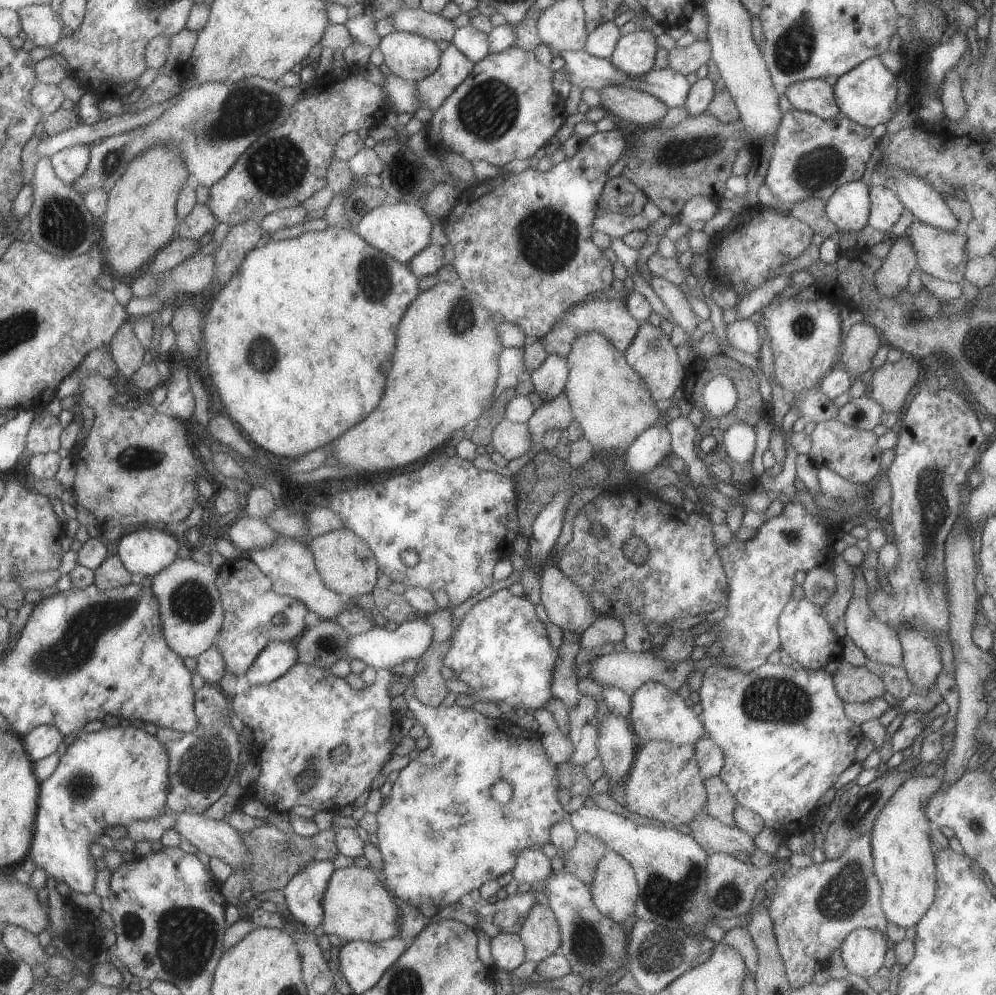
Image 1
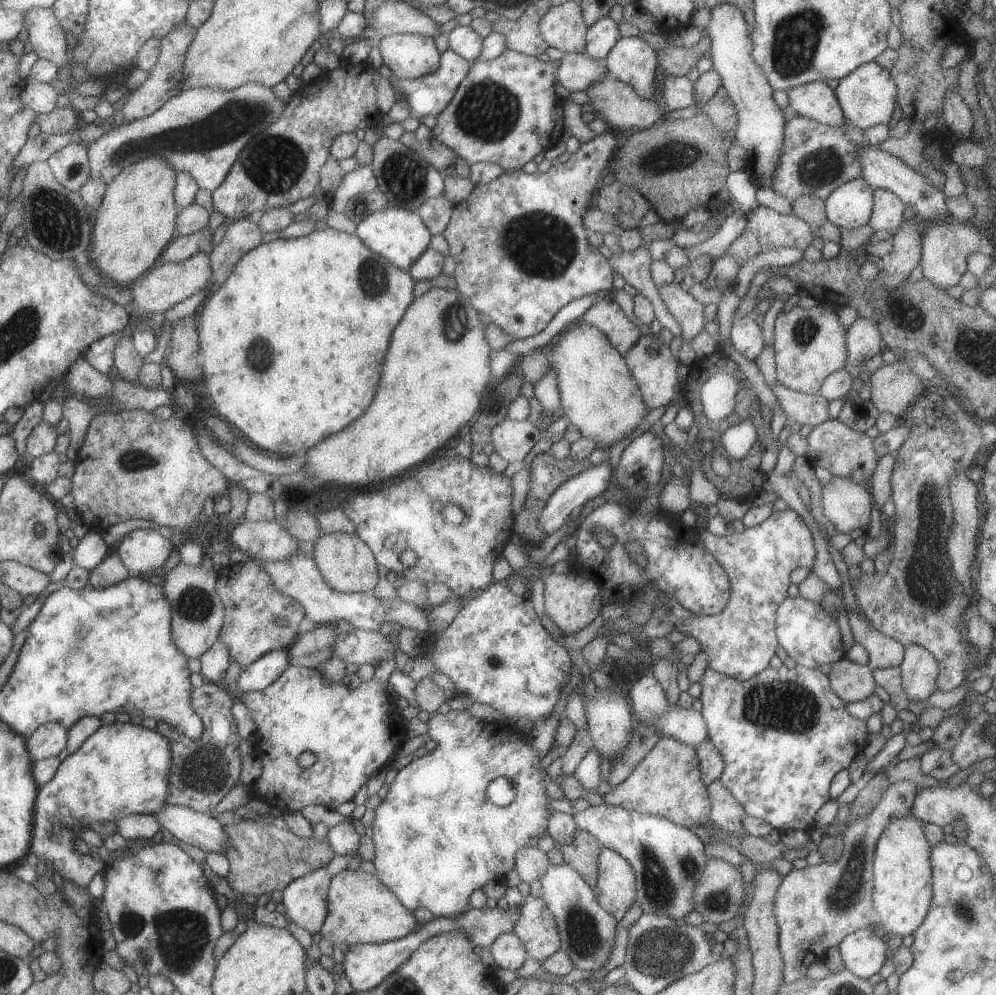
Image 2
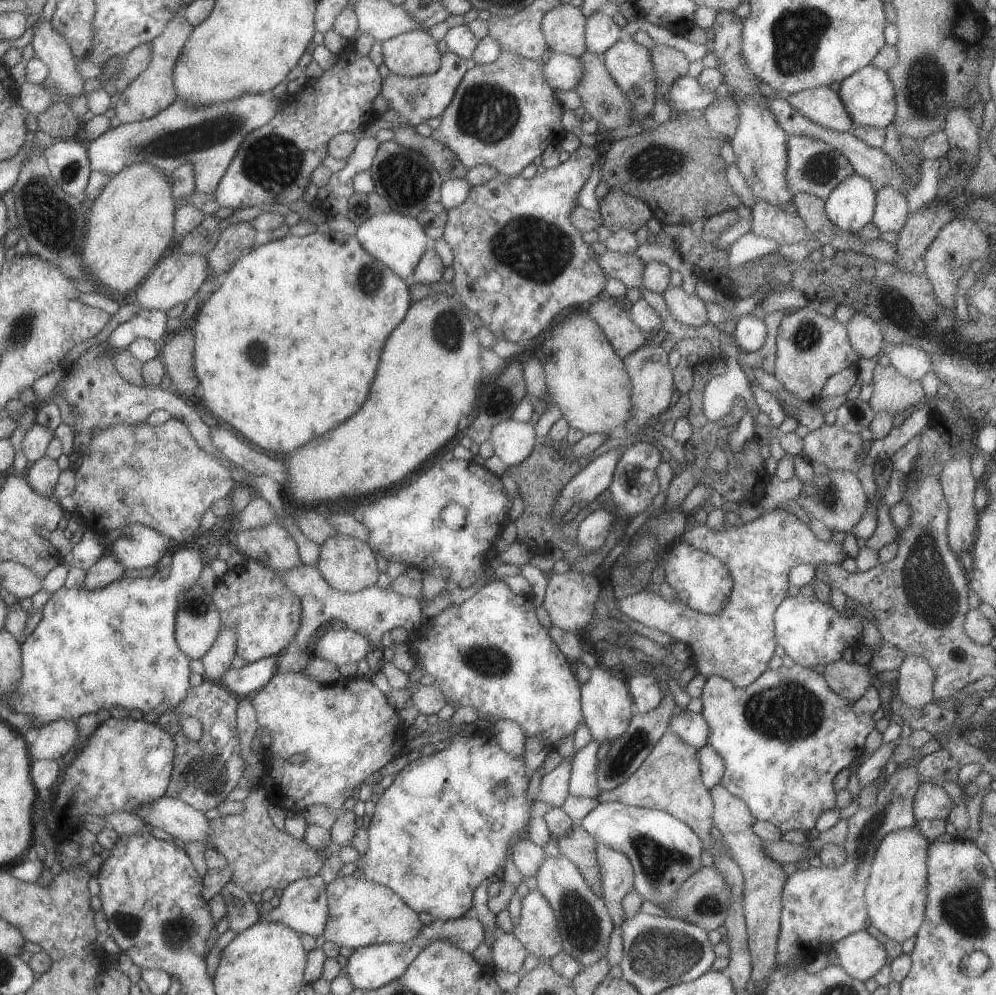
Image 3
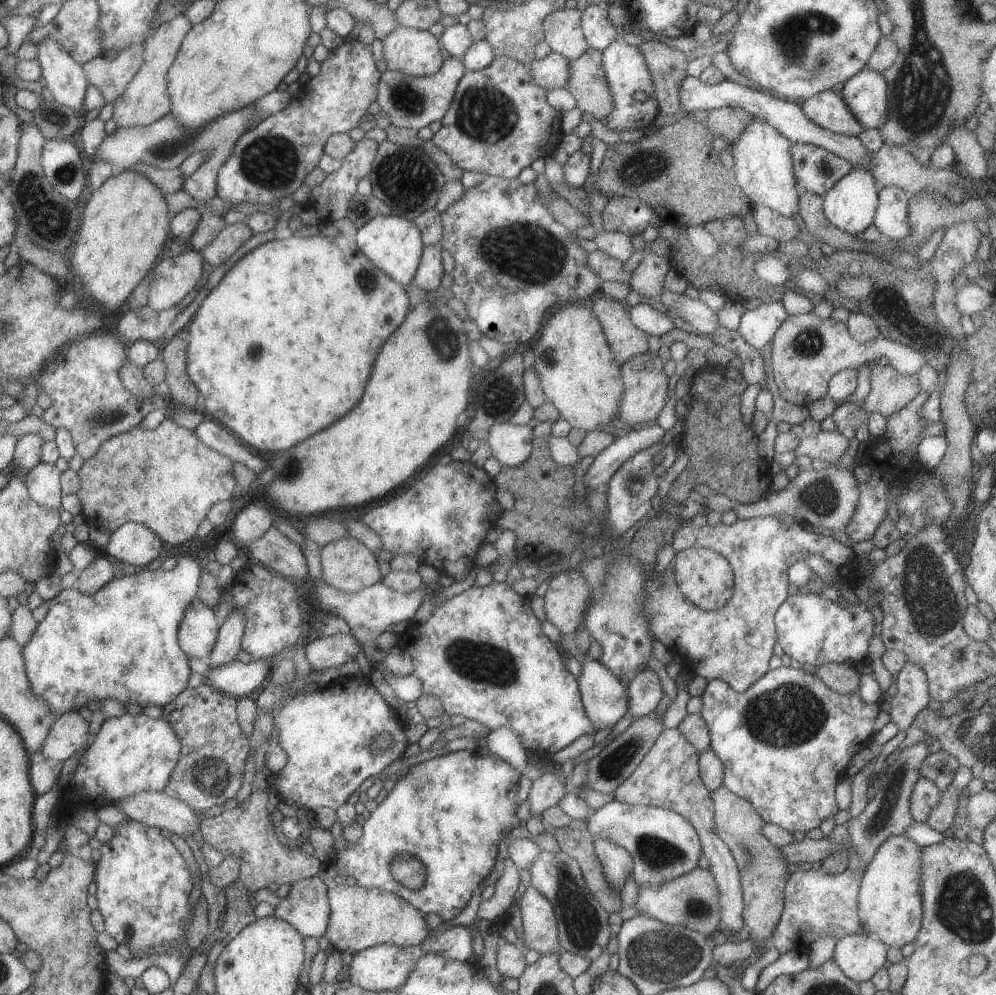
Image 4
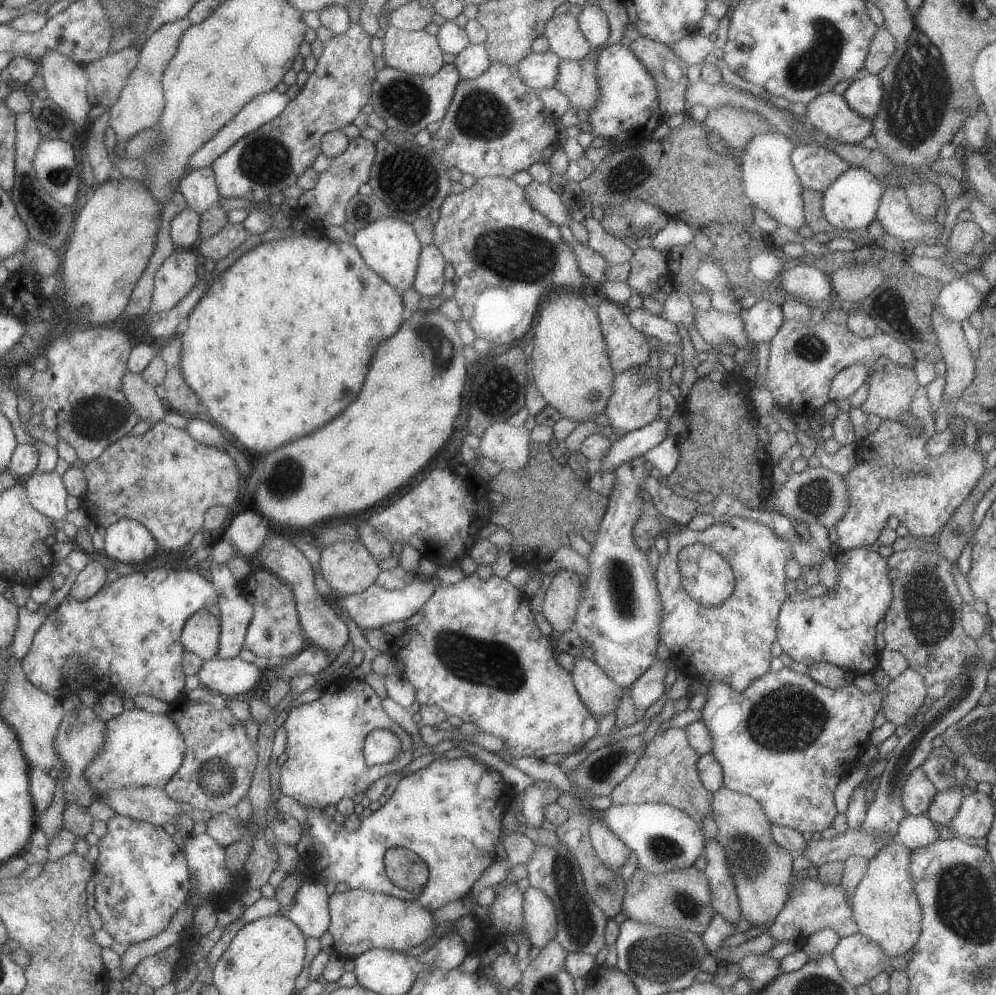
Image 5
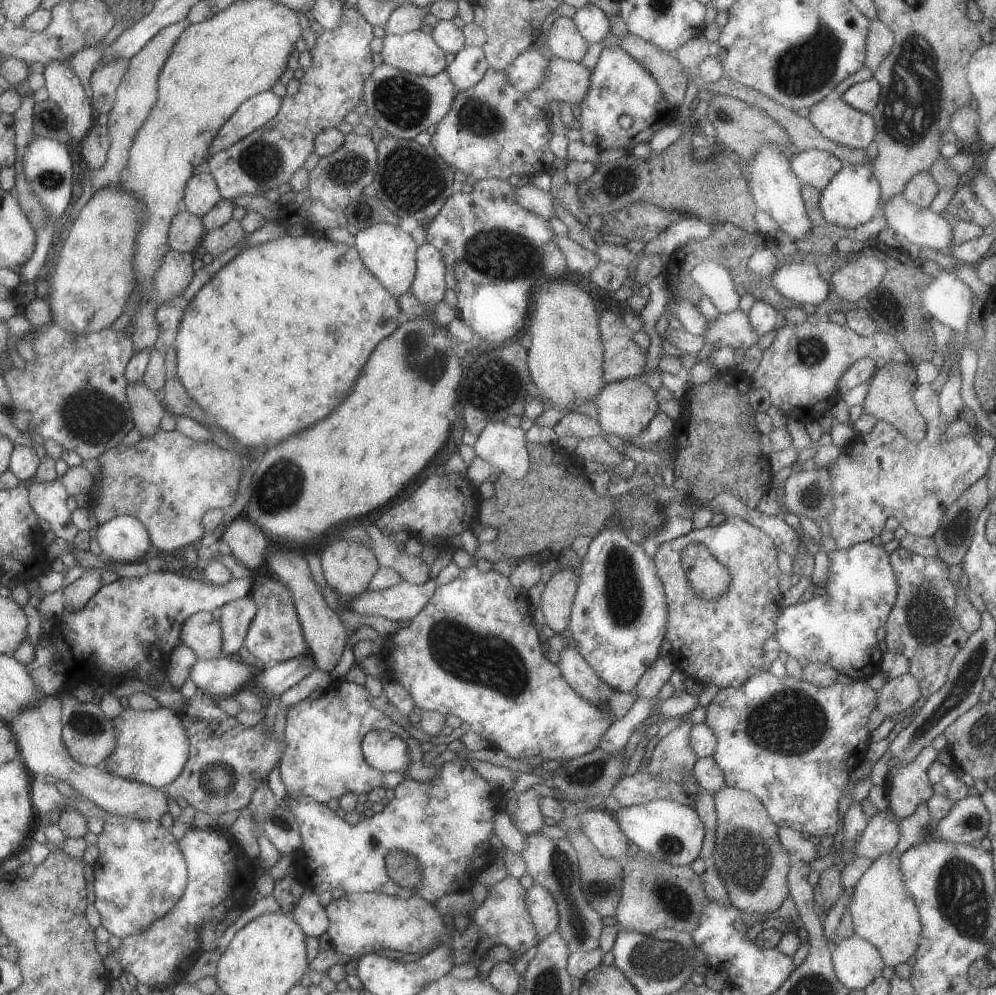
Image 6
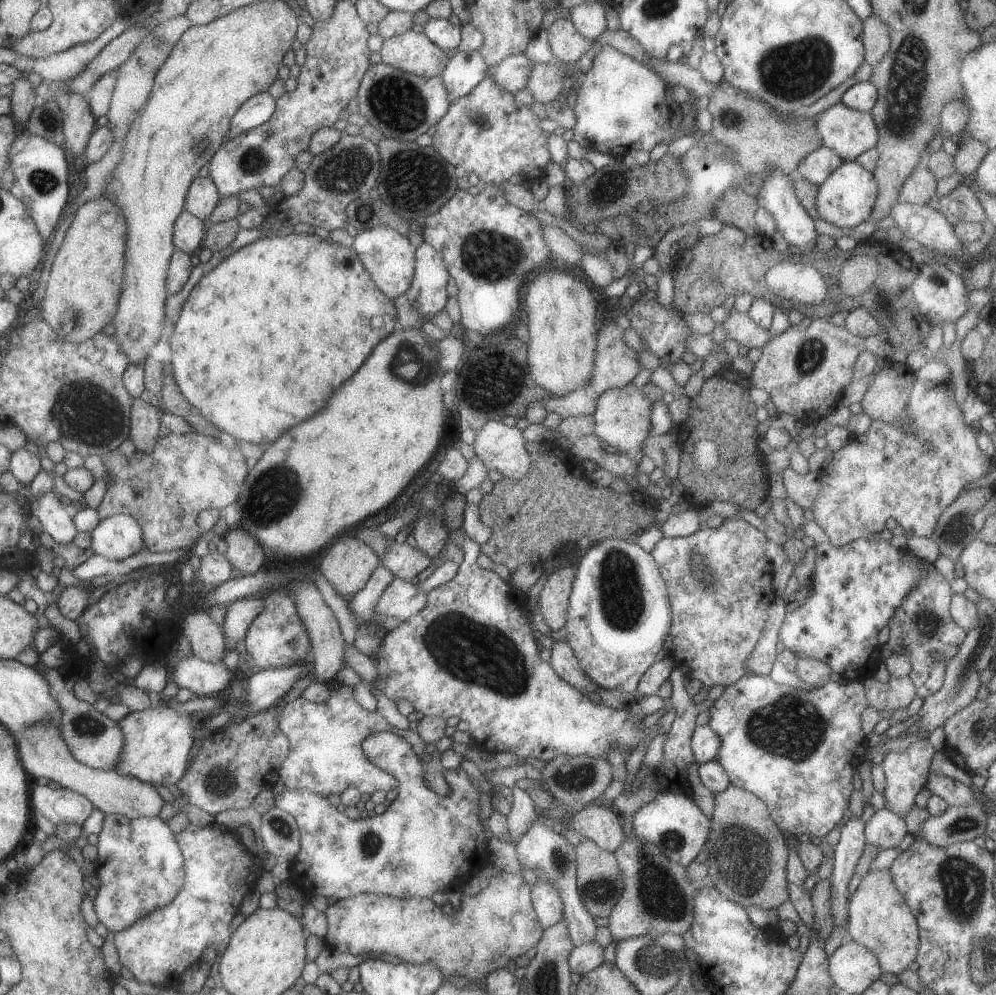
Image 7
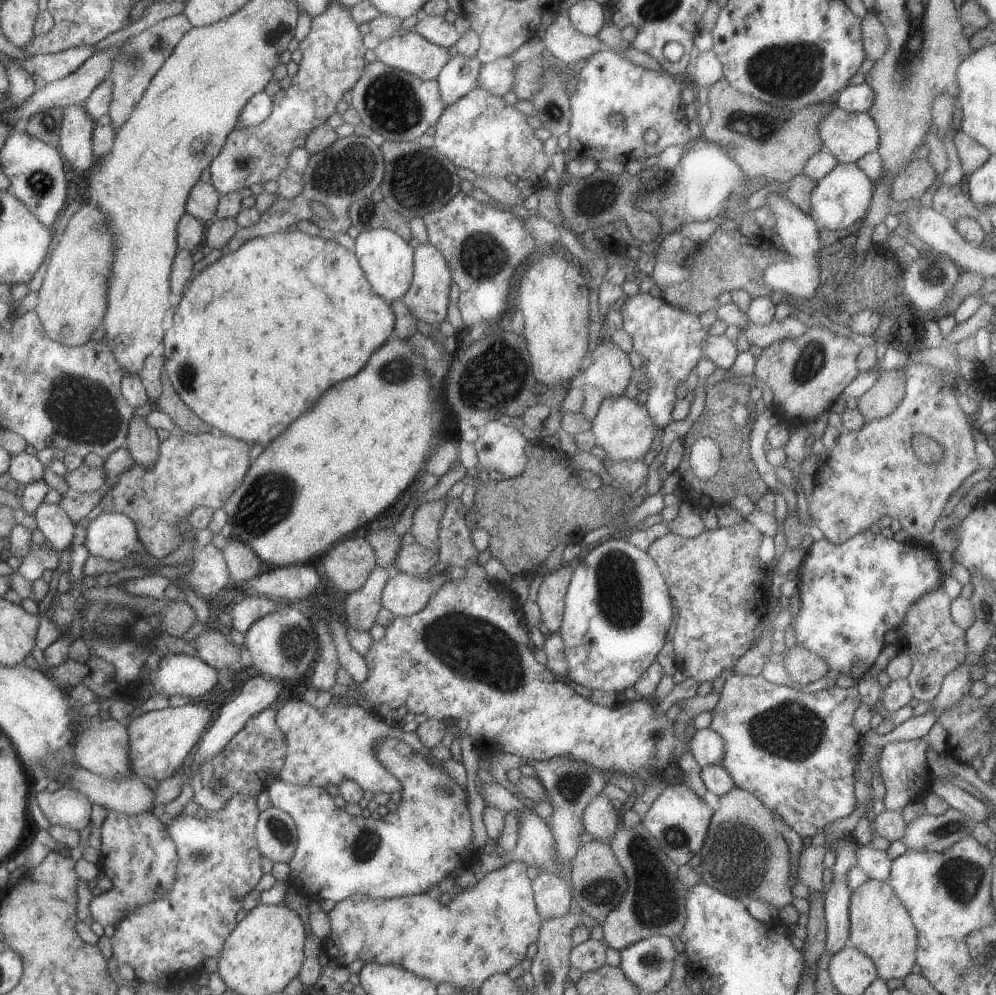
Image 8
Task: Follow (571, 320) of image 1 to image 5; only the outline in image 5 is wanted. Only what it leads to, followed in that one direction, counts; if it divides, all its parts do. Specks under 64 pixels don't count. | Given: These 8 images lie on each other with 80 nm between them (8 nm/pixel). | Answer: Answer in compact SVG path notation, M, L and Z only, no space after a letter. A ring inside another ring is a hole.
M606 299L595 310L614 372L645 364L650 351L647 340L629 324L623 306Z

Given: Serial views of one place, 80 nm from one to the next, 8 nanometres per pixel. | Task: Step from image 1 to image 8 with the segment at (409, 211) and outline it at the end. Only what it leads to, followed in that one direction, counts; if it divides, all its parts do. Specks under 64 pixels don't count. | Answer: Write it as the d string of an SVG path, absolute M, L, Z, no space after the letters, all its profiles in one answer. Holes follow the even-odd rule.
M367 229L359 231L354 238L354 249L361 270L372 291L383 300L400 299L408 291L412 281L413 249L408 241L391 229Z

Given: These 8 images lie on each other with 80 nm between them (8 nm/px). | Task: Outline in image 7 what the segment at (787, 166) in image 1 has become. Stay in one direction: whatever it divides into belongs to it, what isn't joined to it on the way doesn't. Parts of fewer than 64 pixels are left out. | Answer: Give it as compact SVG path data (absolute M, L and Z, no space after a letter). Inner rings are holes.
M823 146L817 147L798 162L795 175L819 186L841 163L835 151Z

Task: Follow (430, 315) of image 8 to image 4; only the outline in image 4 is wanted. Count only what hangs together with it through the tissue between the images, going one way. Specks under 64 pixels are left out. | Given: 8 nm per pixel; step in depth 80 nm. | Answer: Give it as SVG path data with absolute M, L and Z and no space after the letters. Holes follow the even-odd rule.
M424 245L422 255L413 275L413 282L423 291L435 291L440 286L443 274L439 247Z

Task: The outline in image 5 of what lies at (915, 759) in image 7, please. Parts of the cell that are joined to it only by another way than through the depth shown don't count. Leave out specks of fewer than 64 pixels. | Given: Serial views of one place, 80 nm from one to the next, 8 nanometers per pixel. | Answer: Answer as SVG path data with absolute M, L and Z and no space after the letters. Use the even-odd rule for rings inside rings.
M920 767L914 768L907 776L901 793L906 814L925 815L936 791L933 783L920 771Z

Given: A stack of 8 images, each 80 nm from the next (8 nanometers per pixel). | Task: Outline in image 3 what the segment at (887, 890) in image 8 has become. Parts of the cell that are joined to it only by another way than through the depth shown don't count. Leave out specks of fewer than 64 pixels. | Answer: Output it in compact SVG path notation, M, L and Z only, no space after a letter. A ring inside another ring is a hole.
M916 826L888 832L877 845L864 888L868 924L872 924L889 940L900 944L917 932L924 919L928 885L926 857L928 844L928 840Z

